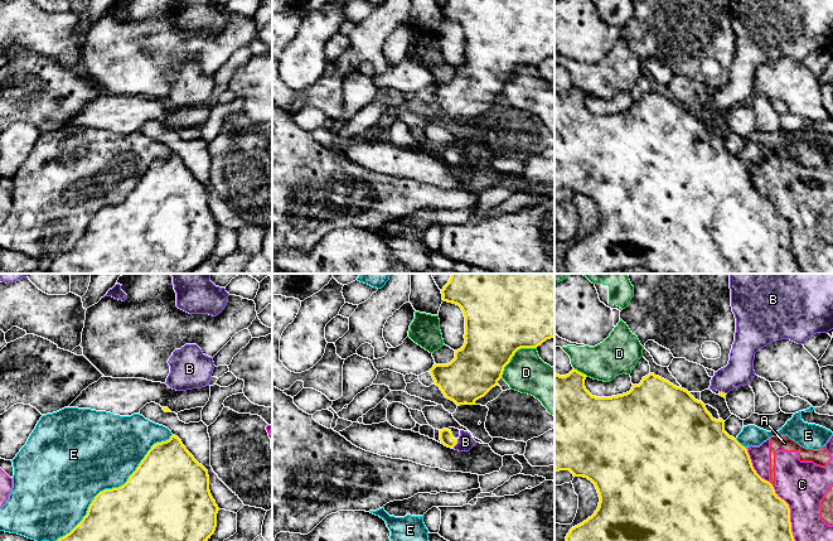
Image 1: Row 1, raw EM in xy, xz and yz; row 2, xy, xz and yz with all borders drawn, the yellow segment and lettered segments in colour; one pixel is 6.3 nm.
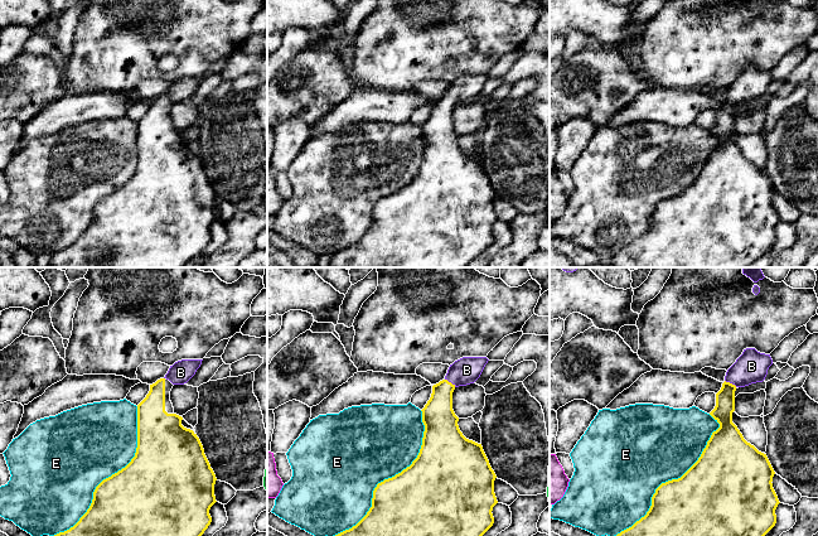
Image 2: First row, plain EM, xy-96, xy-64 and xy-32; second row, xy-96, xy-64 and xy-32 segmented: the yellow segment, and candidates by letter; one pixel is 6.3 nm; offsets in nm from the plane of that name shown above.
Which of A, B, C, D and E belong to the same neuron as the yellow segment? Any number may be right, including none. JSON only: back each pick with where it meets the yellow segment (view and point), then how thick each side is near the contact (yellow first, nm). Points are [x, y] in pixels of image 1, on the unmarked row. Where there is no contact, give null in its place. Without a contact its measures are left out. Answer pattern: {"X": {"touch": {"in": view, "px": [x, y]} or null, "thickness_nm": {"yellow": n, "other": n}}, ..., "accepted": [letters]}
{"B": {"touch": {"in": "xz", "px": [456, 160]}, "thickness_nm": {"yellow": 80, "other": 100}}, "accepted": ["B"]}

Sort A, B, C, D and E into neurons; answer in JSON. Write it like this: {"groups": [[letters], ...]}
{"groups": [["A", "C"], ["B"], ["D"], ["E"]]}

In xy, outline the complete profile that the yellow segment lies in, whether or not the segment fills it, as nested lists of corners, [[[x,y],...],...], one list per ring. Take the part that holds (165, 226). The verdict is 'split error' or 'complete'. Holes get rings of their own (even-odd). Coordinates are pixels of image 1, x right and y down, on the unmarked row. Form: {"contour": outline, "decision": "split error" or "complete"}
{"contour": [[[171,153],[147,169],[127,199],[100,209],[83,237],[66,253],[52,261],[53,274],[188,274],[210,256],[219,226],[209,208],[208,188]]], "decision": "complete"}

